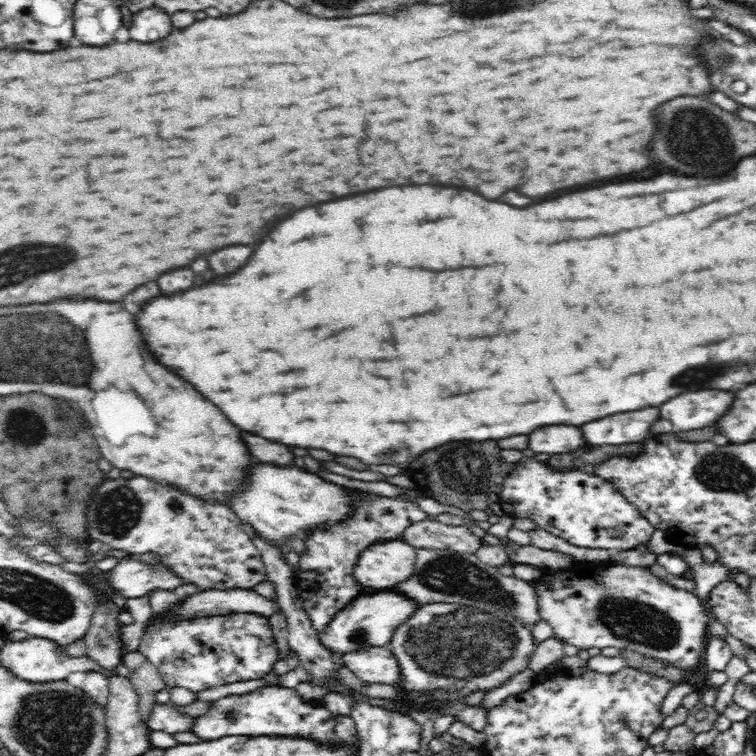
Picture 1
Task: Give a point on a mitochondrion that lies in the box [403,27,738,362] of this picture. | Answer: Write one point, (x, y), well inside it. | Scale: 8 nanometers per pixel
(708, 130)

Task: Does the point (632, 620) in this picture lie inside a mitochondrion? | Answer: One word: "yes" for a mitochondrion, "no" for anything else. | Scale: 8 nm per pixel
yes

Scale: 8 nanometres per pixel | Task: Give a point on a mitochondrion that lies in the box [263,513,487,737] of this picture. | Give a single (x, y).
(358, 637)

